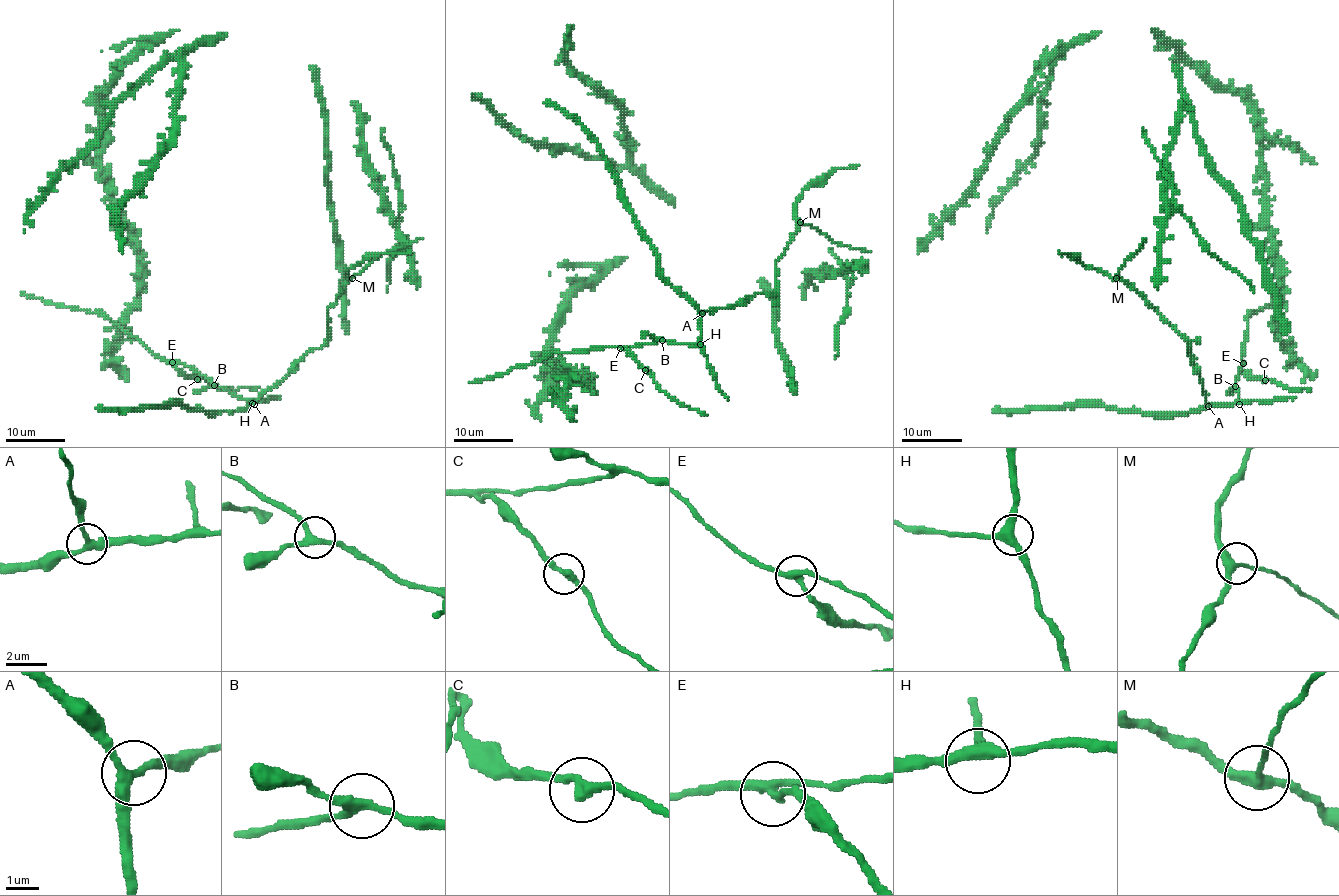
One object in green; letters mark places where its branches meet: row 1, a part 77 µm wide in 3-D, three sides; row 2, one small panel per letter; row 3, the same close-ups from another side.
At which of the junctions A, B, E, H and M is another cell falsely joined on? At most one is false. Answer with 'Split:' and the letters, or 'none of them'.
Split: E

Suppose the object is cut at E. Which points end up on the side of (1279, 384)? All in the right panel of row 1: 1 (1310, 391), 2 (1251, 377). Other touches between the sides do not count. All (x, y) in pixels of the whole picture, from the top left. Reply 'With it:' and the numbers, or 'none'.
With it: 1, 2

